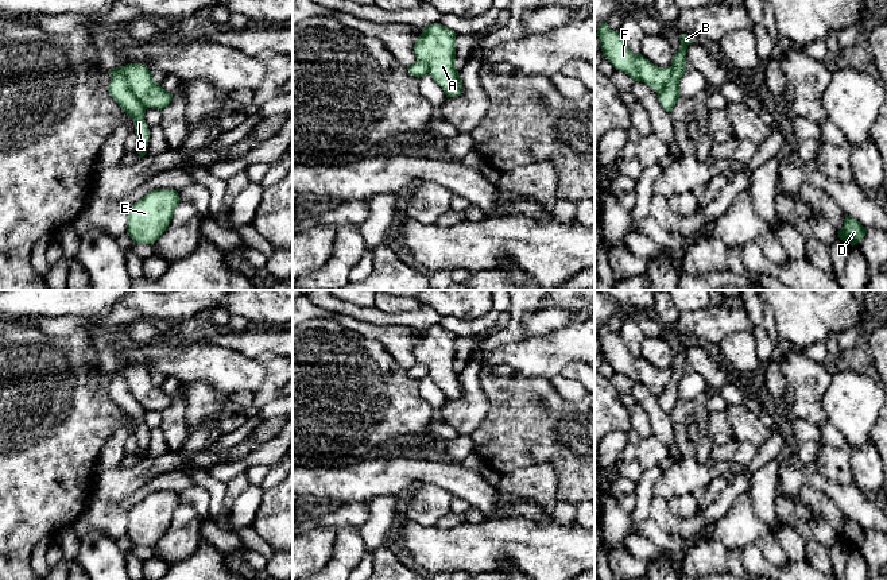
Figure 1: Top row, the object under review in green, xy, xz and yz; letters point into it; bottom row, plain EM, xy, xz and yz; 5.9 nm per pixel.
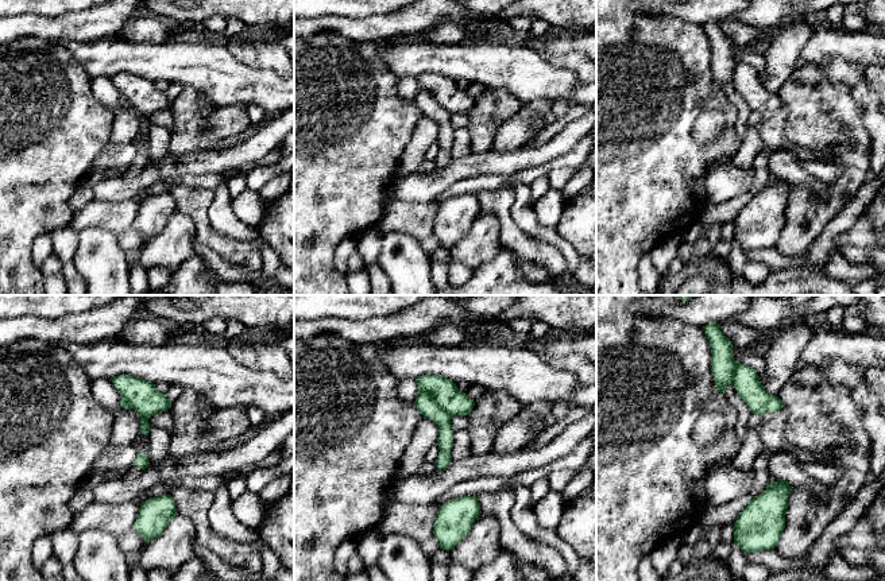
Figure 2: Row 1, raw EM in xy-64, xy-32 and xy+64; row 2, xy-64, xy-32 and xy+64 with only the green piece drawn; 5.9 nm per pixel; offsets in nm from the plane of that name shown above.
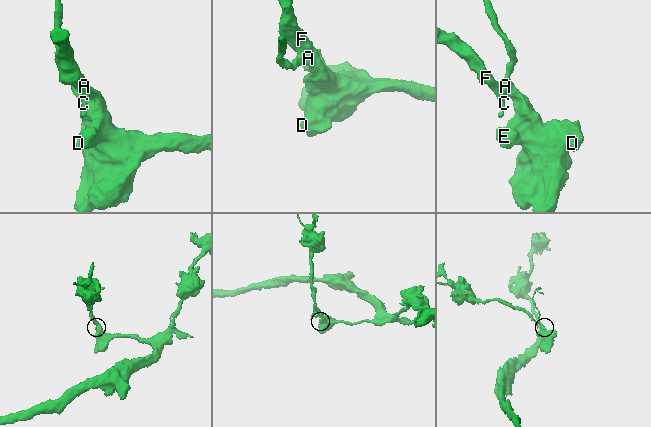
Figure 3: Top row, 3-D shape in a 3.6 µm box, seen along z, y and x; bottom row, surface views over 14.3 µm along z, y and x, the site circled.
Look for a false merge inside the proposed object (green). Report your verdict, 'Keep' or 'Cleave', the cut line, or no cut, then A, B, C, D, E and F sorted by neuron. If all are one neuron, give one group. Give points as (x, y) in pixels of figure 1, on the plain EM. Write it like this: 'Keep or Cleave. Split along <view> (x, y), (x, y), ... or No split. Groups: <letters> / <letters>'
Cleave. Split along xy (121, 368), (126, 386), (146, 410). Groups: A D E F / B C

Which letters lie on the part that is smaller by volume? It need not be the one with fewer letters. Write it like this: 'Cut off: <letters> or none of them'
Cut off: B, C

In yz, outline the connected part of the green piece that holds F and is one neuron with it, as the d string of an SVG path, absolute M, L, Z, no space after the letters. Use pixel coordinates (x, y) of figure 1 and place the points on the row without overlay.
M601 324L597 329L603 359L605 359L616 372L627 375L634 383L642 383L661 395L670 383L673 370L658 370L640 355L635 356L623 343L620 335L608 329L607 324Z

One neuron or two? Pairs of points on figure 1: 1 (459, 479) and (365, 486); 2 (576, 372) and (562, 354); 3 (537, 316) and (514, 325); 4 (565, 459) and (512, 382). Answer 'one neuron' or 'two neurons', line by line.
1: one neuron
2: two neurons
3: two neurons
4: one neuron

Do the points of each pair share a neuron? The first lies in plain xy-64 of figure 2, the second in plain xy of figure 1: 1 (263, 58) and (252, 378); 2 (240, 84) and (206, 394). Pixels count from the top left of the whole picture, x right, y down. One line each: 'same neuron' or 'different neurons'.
1: different neurons
2: different neurons

